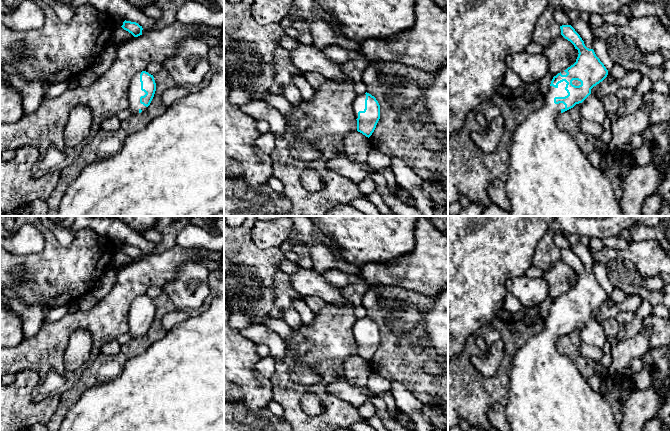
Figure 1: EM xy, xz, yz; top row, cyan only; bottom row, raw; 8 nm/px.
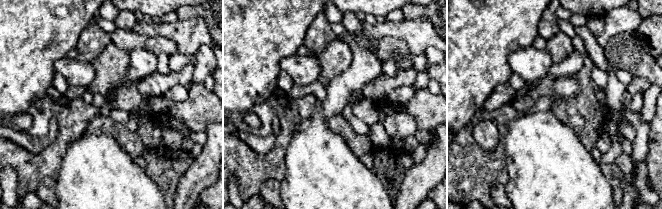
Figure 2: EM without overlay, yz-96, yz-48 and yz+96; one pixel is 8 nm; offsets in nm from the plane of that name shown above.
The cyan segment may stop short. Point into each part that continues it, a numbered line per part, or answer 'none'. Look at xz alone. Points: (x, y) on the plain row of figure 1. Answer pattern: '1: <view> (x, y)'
1: xz (359, 327)

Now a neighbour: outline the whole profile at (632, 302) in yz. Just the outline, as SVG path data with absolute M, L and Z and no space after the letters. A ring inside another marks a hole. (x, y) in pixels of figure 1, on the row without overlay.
M629 295L621 303L610 304L606 301L602 306L591 313L591 317L599 323L611 317L616 317L620 312L635 312L642 303L642 298L638 295Z

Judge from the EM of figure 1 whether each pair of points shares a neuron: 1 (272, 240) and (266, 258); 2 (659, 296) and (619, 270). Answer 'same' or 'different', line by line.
1: different
2: same

